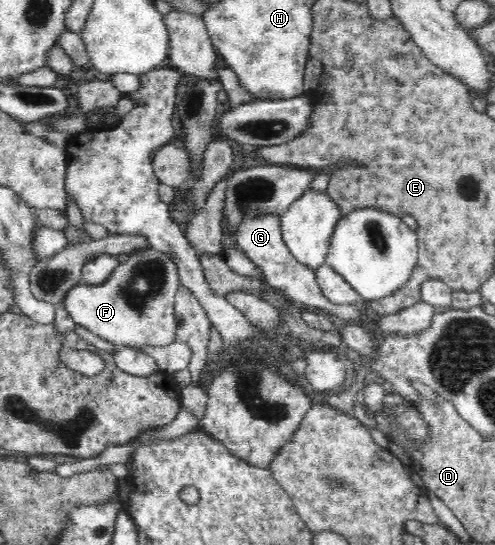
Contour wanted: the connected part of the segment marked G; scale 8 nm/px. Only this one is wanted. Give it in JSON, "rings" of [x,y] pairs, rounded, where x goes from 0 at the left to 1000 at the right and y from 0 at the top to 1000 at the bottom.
{"rings":[[[517,393],[493,400],[485,407],[485,415],[477,418],[473,433],[477,435],[481,455],[495,462],[495,470],[505,473],[509,483],[525,490],[529,501],[533,501],[533,517],[549,532],[562,534],[610,565],[636,561],[659,571],[663,578],[673,578],[675,583],[699,585],[707,587],[707,593],[731,596],[737,587],[735,574],[717,554],[711,558],[673,558],[673,554],[667,554],[651,541],[651,532],[644,528],[636,510],[636,497],[594,475],[590,462],[582,459],[574,444],[564,394]]]}

